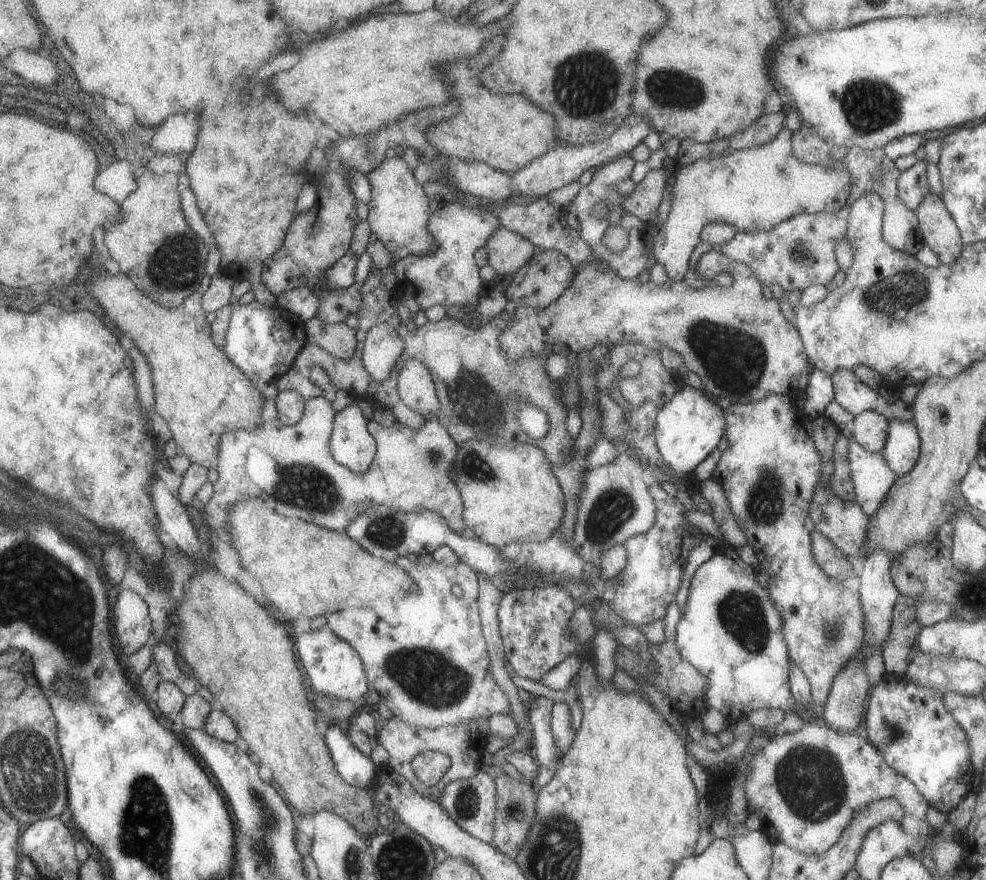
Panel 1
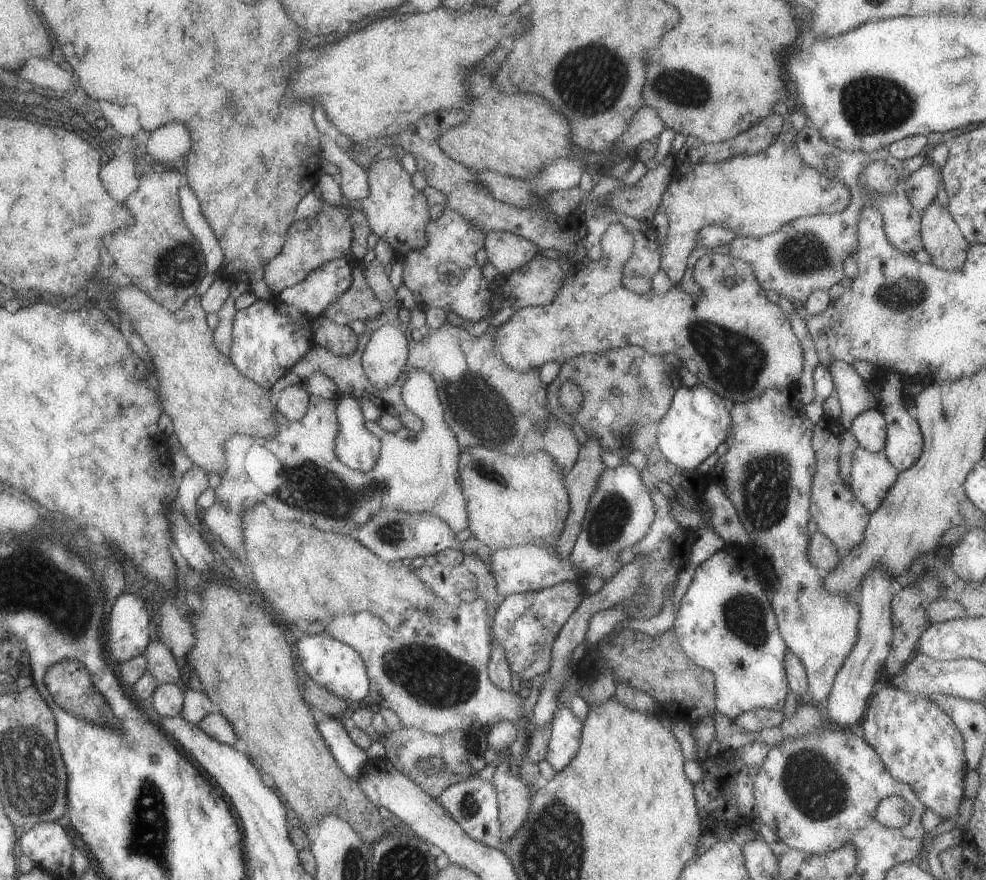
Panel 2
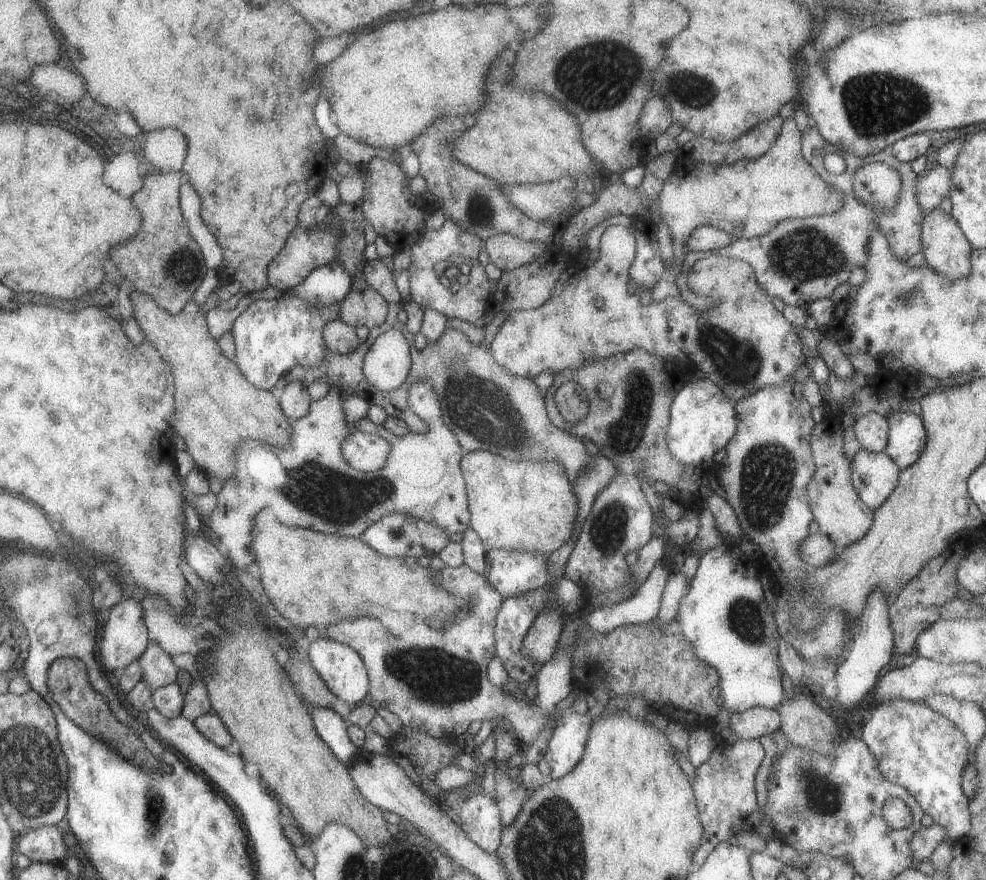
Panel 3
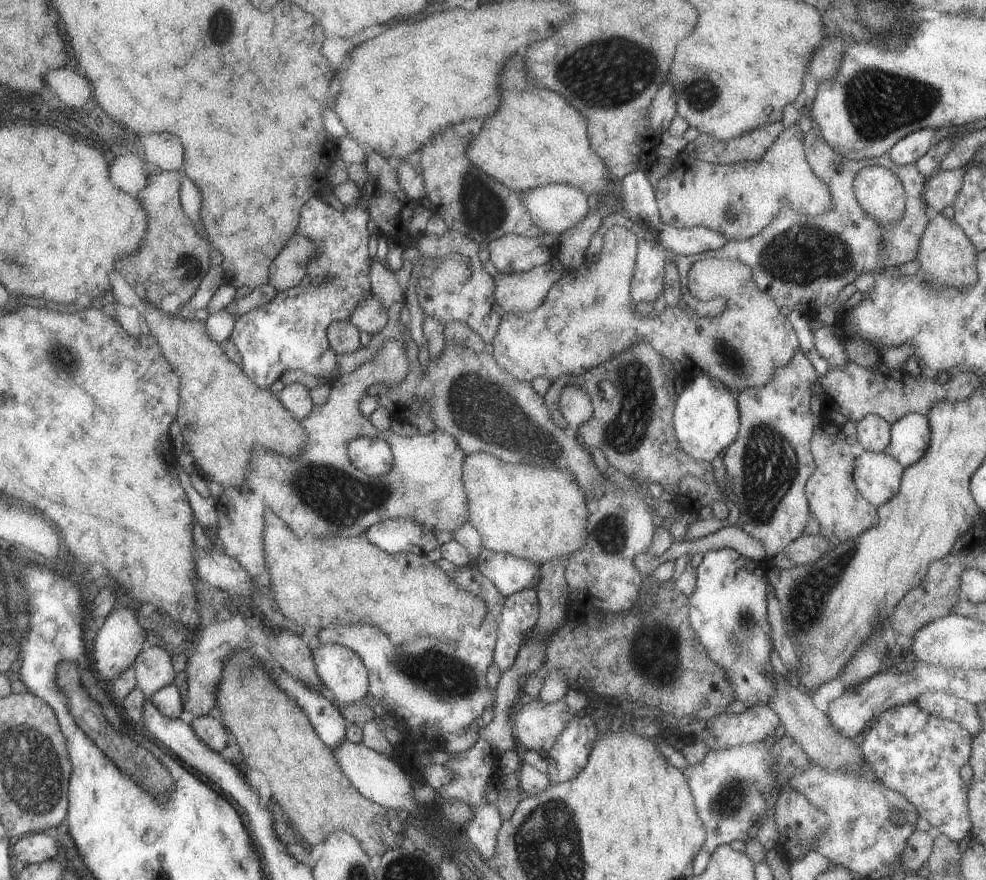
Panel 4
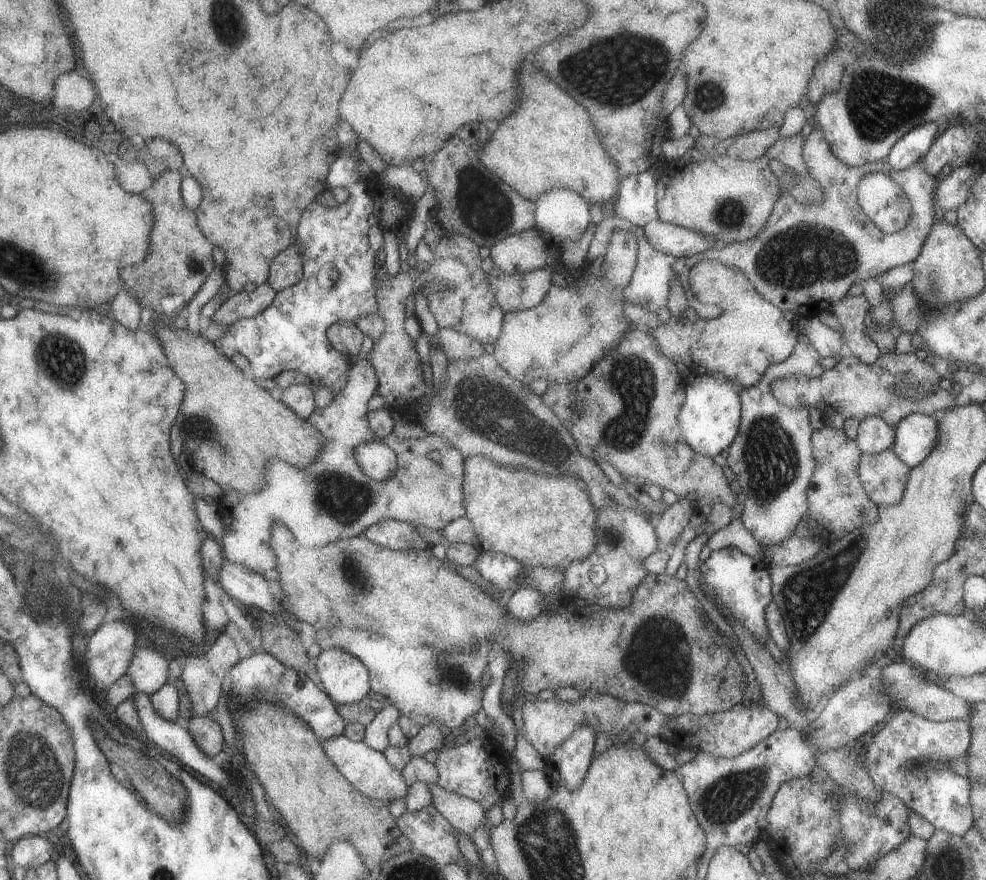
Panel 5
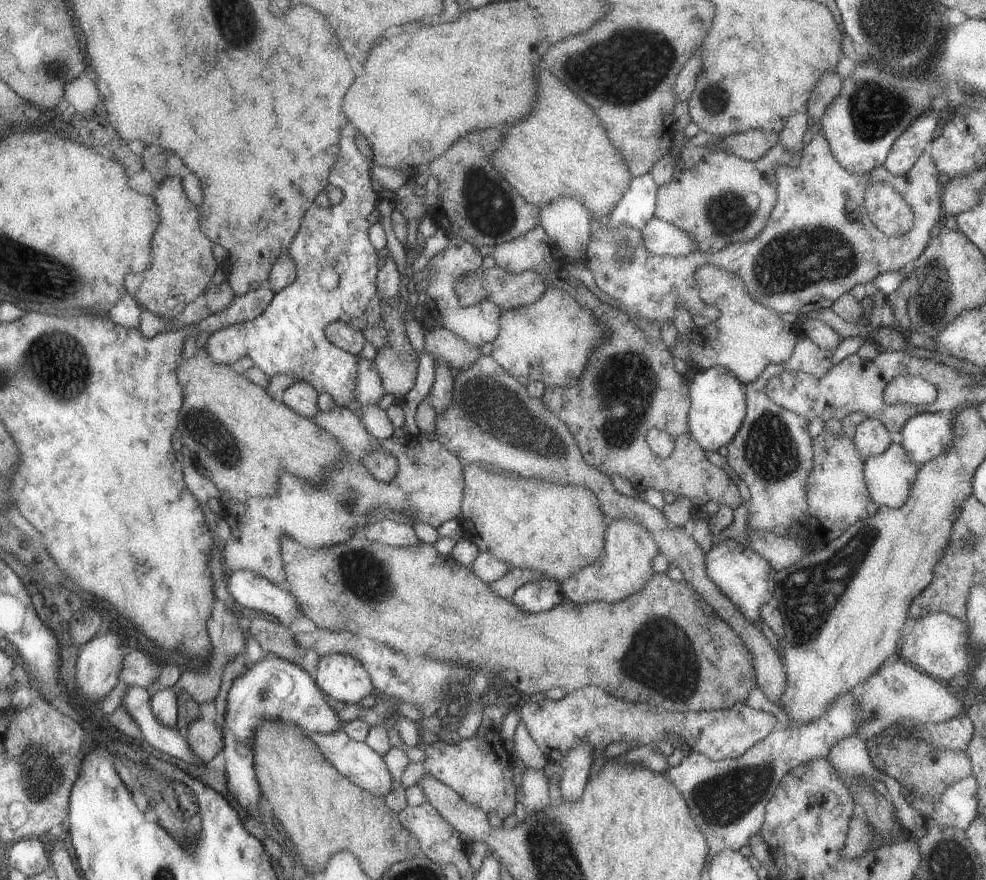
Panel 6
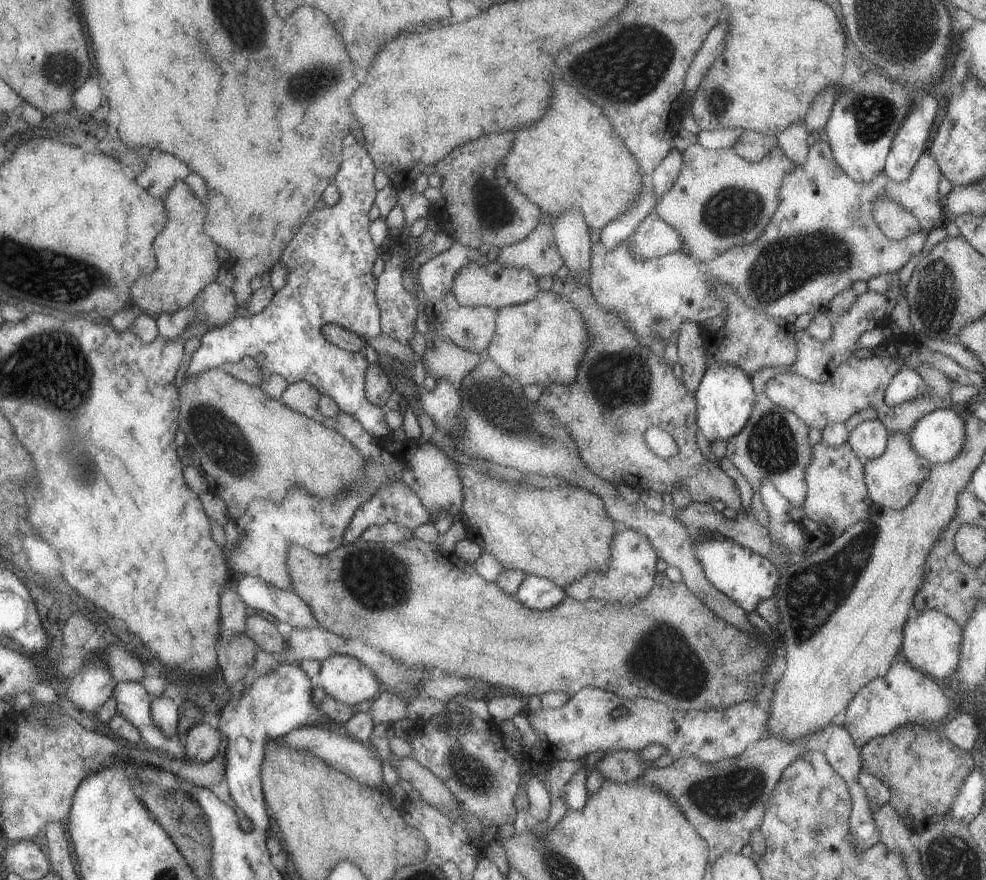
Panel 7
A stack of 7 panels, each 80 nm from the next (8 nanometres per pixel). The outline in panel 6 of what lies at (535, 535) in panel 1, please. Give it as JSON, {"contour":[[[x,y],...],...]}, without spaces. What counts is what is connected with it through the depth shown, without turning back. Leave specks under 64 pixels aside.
{"contour":[[[464,463],[464,489],[460,508],[462,522],[469,520],[479,536],[482,548],[510,567],[538,572],[560,583],[572,573],[602,558],[606,522],[596,496],[581,485],[560,485],[535,477],[514,478],[509,474],[492,474],[475,463]]]}

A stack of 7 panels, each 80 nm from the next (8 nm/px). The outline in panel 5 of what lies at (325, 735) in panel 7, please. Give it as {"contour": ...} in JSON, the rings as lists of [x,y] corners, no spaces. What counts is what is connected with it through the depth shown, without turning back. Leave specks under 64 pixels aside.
{"contour":[[[344,733],[333,738],[319,740],[325,756],[359,793],[384,803],[396,798],[404,798],[408,786],[403,781],[401,773],[387,764],[382,752],[369,748],[362,740],[349,740]]]}

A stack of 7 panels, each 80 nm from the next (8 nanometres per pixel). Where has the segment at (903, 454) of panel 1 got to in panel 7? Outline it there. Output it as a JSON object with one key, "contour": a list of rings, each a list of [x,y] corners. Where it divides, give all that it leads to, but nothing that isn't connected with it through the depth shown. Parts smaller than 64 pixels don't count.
{"contour":[[[957,407],[935,409],[914,423],[907,438],[922,459],[931,464],[946,463],[964,447],[964,424]]]}

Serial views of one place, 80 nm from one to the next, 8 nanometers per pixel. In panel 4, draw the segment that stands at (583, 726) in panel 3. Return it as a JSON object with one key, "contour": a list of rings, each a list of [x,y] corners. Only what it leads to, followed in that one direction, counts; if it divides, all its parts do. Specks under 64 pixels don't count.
{"contour":[[[589,715],[573,717],[545,754],[550,784],[573,780],[585,766],[597,738],[595,723]]]}

